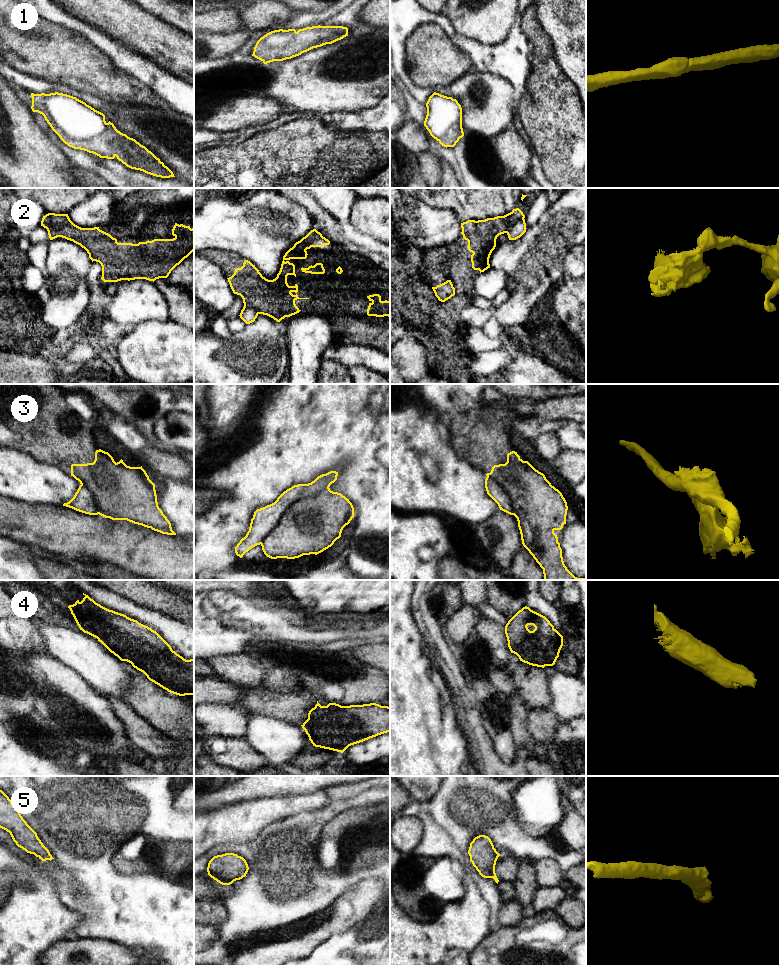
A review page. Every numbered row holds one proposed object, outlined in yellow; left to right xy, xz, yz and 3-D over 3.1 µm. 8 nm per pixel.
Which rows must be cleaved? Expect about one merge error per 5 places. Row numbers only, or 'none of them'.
2, 3

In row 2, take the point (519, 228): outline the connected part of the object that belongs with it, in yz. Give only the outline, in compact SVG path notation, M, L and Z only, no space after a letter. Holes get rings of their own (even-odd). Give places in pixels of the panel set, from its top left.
M525 219L517 221L507 232L509 240L516 240L520 238L526 232L526 229Z

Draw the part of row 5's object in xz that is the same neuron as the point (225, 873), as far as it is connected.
M234 853L214 856L208 863L208 875L222 885L230 885L246 876L246 860Z

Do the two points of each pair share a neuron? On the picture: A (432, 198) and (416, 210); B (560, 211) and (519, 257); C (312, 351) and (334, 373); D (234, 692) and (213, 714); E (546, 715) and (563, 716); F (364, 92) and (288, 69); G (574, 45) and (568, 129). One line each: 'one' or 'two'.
A: two
B: one
C: two
D: two
E: two
F: one
G: two

